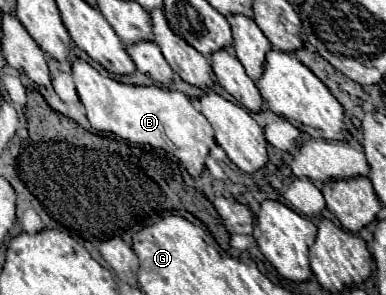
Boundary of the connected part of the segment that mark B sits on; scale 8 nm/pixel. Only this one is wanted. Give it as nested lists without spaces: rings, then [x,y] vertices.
[[[76,60],[72,64],[72,78],[94,130],[120,136],[128,142],[162,148],[164,152],[176,156],[192,178],[202,174],[206,168],[206,156],[210,154],[210,148],[216,144],[216,140],[210,122],[194,108],[188,96],[162,86],[122,84],[110,76],[102,76],[84,60]]]

